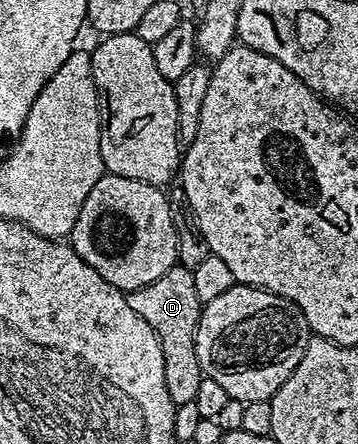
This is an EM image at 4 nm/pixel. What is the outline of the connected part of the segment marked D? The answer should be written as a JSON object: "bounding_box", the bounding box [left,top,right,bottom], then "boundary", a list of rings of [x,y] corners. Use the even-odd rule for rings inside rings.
{"bounding_box":[126,266,202,405],"boundary":[[[175,266],[168,269],[156,282],[140,286],[140,290],[126,293],[128,306],[152,326],[164,354],[164,386],[168,386],[168,398],[174,405],[192,402],[202,381],[200,358],[196,358],[196,326],[202,313],[200,298],[196,298],[196,286],[192,283],[189,268]]]}

